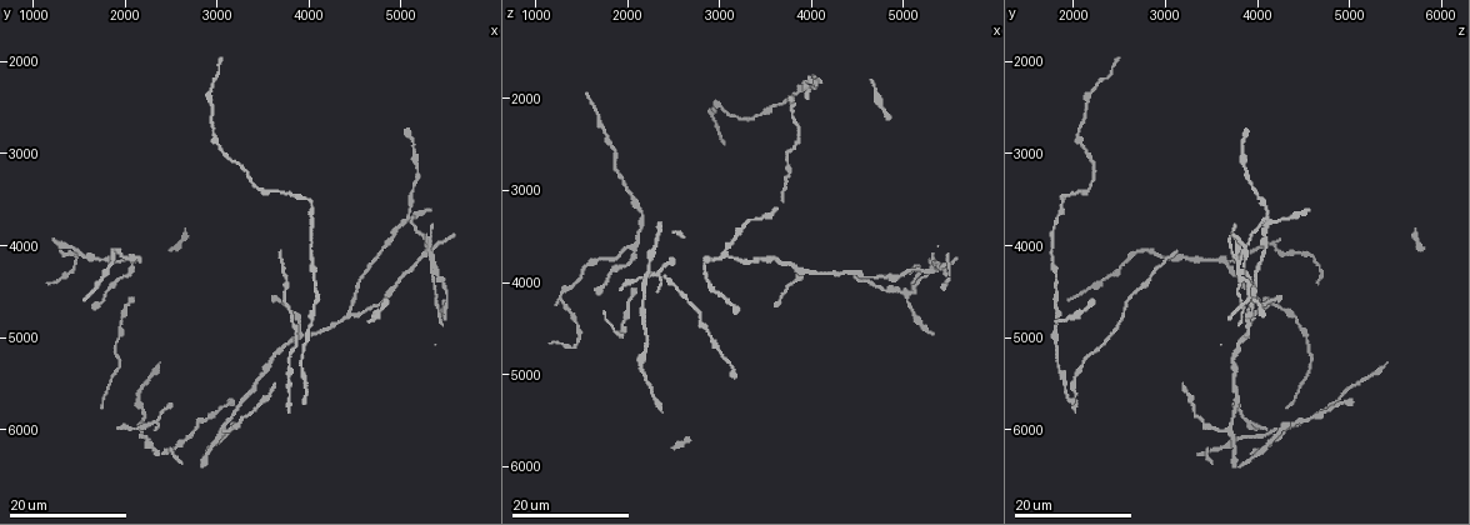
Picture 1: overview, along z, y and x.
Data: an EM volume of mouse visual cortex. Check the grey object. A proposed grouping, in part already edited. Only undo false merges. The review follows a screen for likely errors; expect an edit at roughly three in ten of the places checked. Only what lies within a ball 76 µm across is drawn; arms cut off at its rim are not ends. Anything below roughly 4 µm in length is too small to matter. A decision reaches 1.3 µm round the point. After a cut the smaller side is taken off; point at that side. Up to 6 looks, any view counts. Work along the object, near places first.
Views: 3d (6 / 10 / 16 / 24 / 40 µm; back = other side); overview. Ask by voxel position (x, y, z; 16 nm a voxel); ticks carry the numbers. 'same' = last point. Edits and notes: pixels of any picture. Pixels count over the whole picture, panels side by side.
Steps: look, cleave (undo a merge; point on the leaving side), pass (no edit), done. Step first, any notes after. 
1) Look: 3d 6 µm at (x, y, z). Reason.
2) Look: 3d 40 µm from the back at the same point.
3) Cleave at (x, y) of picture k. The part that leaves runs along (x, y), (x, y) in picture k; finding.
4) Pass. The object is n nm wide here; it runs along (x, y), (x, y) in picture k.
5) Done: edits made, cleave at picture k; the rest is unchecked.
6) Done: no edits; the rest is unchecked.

Look: 3d 16 µm at (5300, 4050, 3850). Thin arm on a thick one.

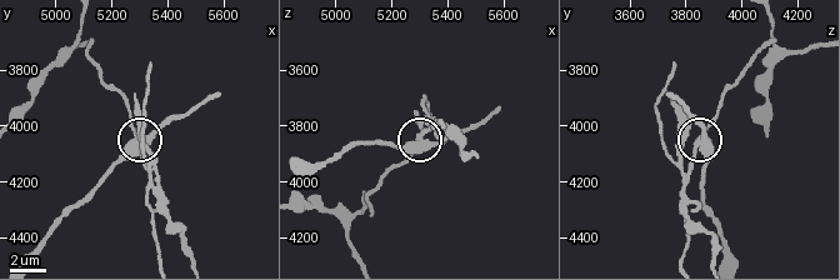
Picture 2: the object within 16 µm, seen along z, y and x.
Look: 3d 6 µm at (5300, 4050, 3860).

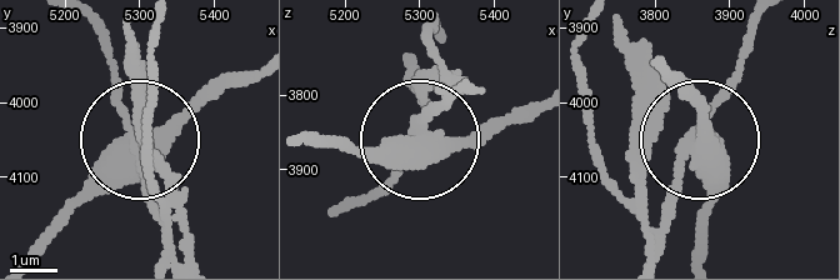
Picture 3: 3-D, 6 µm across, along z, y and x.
Cleave at (168, 169) of picture 3. The side arm is 6 µm long; 5 arms meet here; a second cell is stuck on.

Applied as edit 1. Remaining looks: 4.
Look: overview. Redraw.

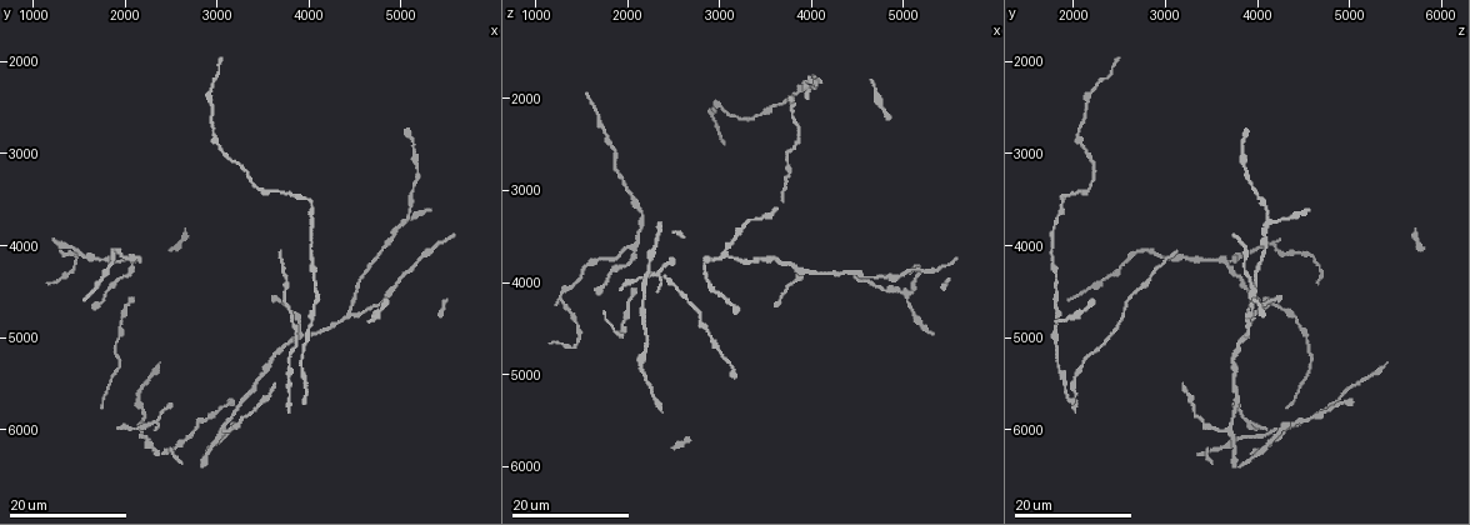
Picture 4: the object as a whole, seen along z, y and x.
Look: 3d 24 µm at (4450, 4750, 3900). Arms part here.

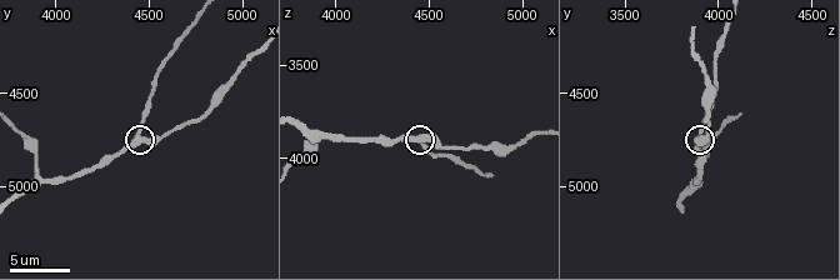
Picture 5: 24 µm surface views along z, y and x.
Look: 3d 10 µm at (4440, 4740, 3880). Zoom in.

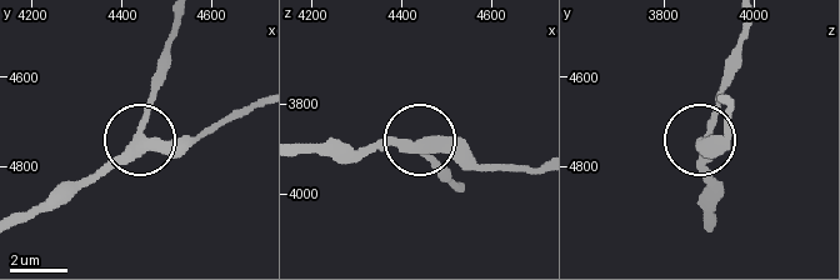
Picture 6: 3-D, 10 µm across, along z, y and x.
Pass. 3 arms meet here; it runs along (300, 146), (444, 139), (491, 168) in picture 6; all the same cell.

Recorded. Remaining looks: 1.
Done: edits made, cleave at picture 3; the rest is unchecked.

